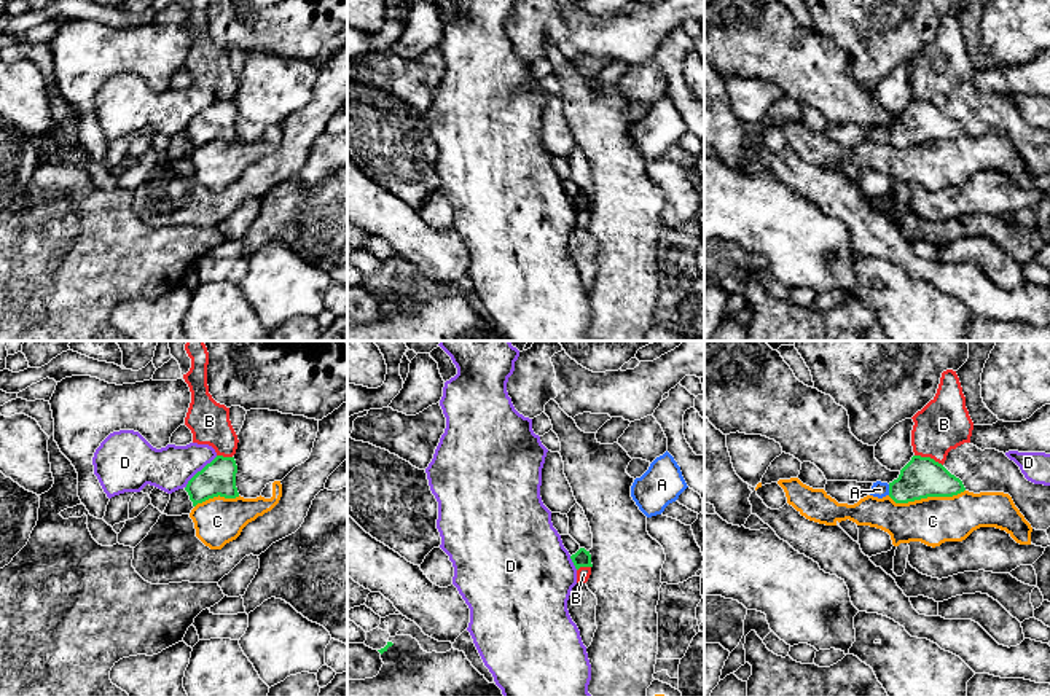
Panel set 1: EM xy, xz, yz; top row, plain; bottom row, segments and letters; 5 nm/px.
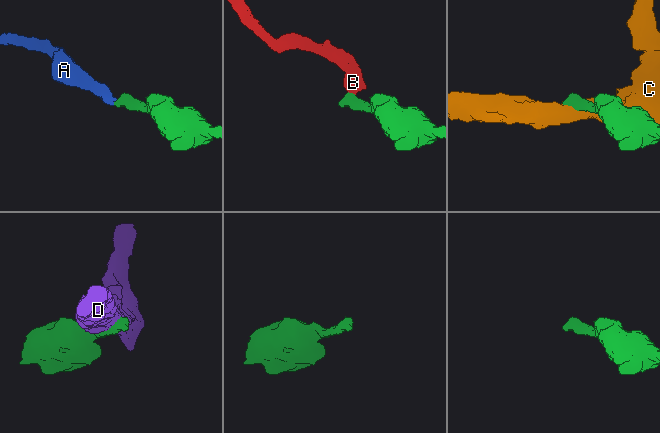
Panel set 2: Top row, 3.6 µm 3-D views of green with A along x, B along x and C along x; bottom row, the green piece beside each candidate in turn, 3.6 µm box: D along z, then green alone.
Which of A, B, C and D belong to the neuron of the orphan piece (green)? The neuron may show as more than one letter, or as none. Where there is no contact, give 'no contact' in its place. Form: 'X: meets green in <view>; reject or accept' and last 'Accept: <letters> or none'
A: meets green in yz; accept
B: meets green in yz; reject
C: meets green in yz; reject
D: meets green in xy; reject
Accept: A

